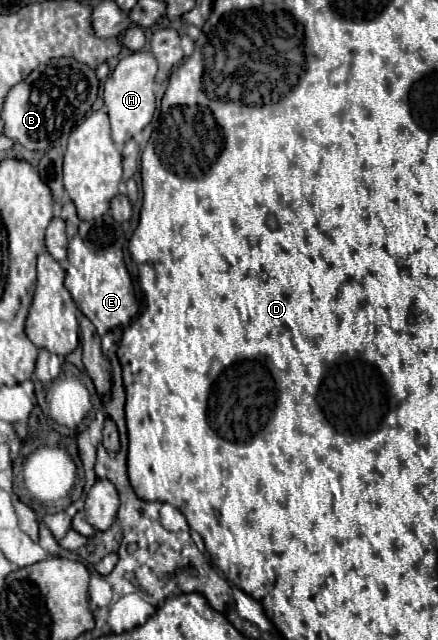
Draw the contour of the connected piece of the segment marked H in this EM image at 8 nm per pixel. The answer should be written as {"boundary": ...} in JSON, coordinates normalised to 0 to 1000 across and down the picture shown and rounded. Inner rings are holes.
{"boundary":[[[301,81],[279,91],[260,113],[237,131],[237,166],[256,194],[256,219],[279,231],[306,209],[342,194],[352,181],[352,119],[356,119],[356,91],[342,81]]]}

